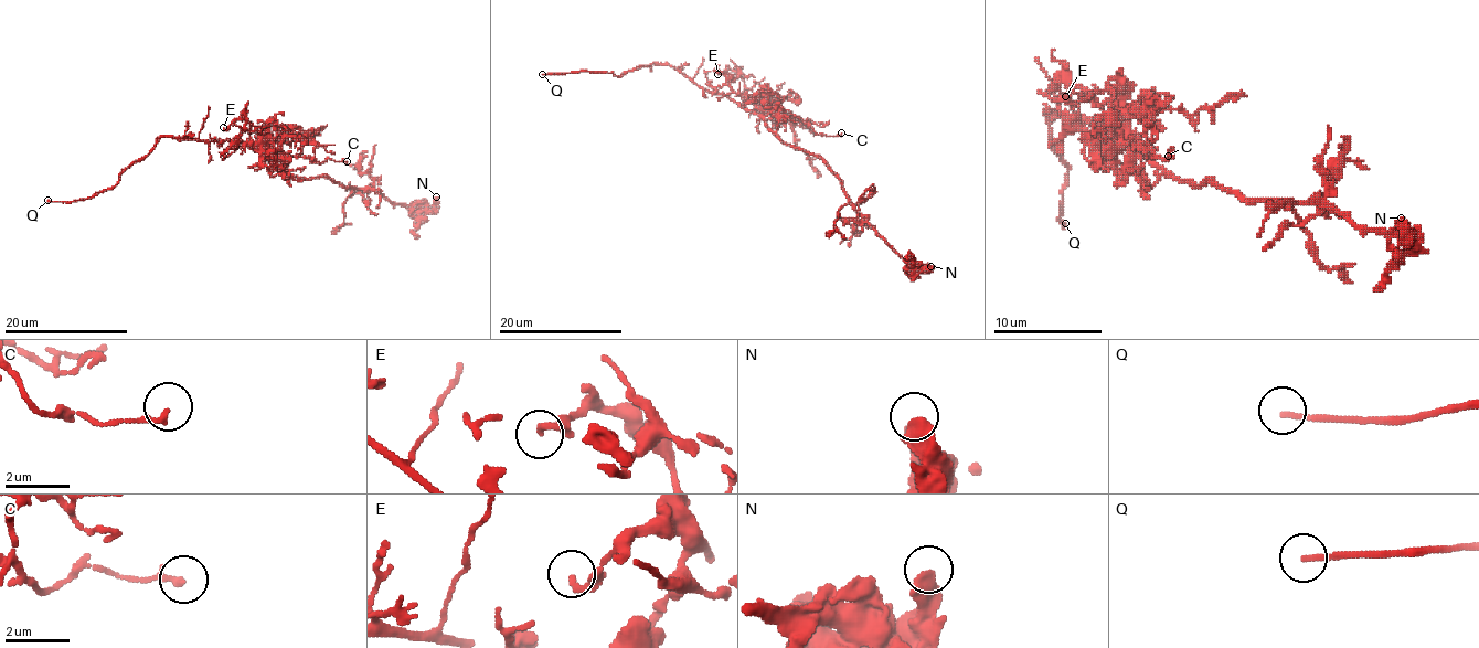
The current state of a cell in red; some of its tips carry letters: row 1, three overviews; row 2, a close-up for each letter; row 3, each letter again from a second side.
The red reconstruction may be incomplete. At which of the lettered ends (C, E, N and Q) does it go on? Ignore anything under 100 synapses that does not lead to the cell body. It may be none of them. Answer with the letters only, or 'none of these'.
Q

